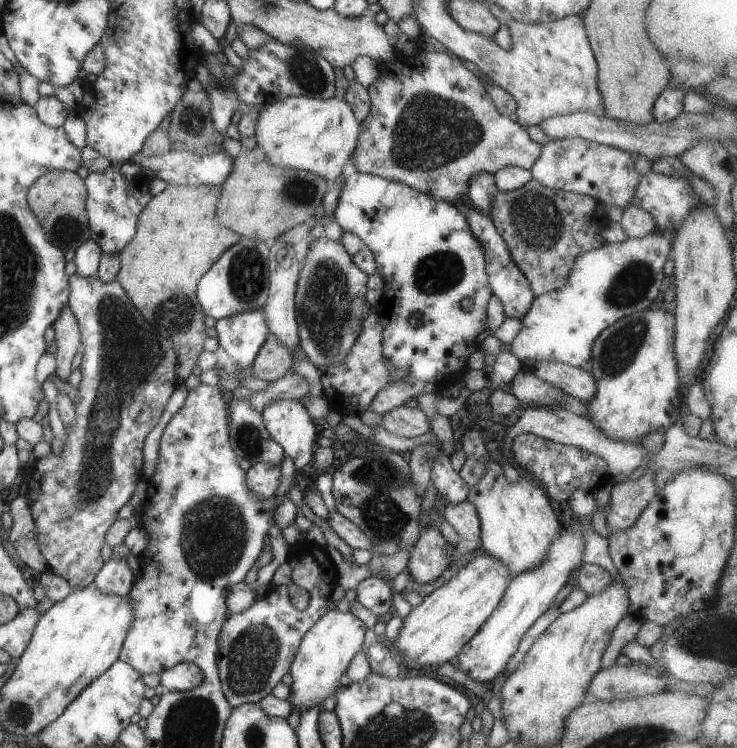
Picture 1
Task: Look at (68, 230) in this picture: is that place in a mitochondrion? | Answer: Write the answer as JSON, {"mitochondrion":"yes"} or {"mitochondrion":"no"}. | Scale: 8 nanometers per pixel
{"mitochondrion":"yes"}

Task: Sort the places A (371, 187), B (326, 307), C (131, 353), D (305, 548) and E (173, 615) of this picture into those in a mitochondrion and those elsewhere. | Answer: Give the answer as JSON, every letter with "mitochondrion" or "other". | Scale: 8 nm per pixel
{"A":"other","B":"mitochondrion","C":"mitochondrion","D":"other","E":"other"}

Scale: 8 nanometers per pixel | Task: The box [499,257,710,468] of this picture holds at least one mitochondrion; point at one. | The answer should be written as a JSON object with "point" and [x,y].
{"point":[620,349]}

